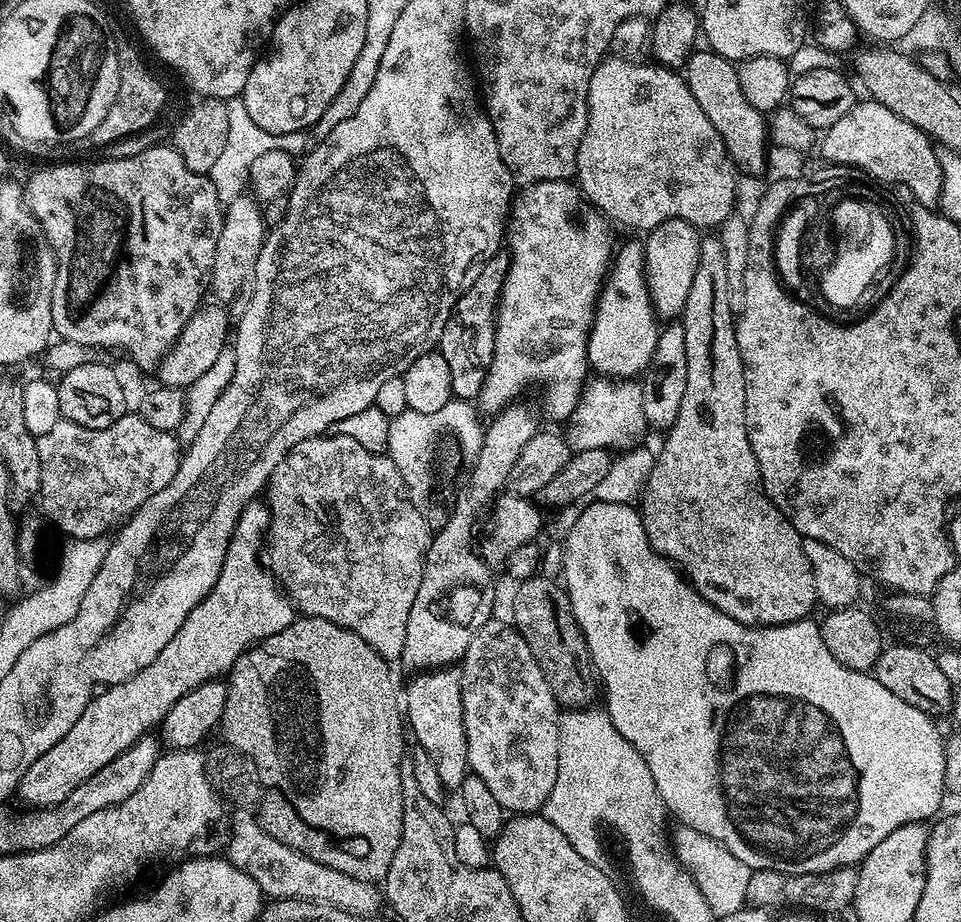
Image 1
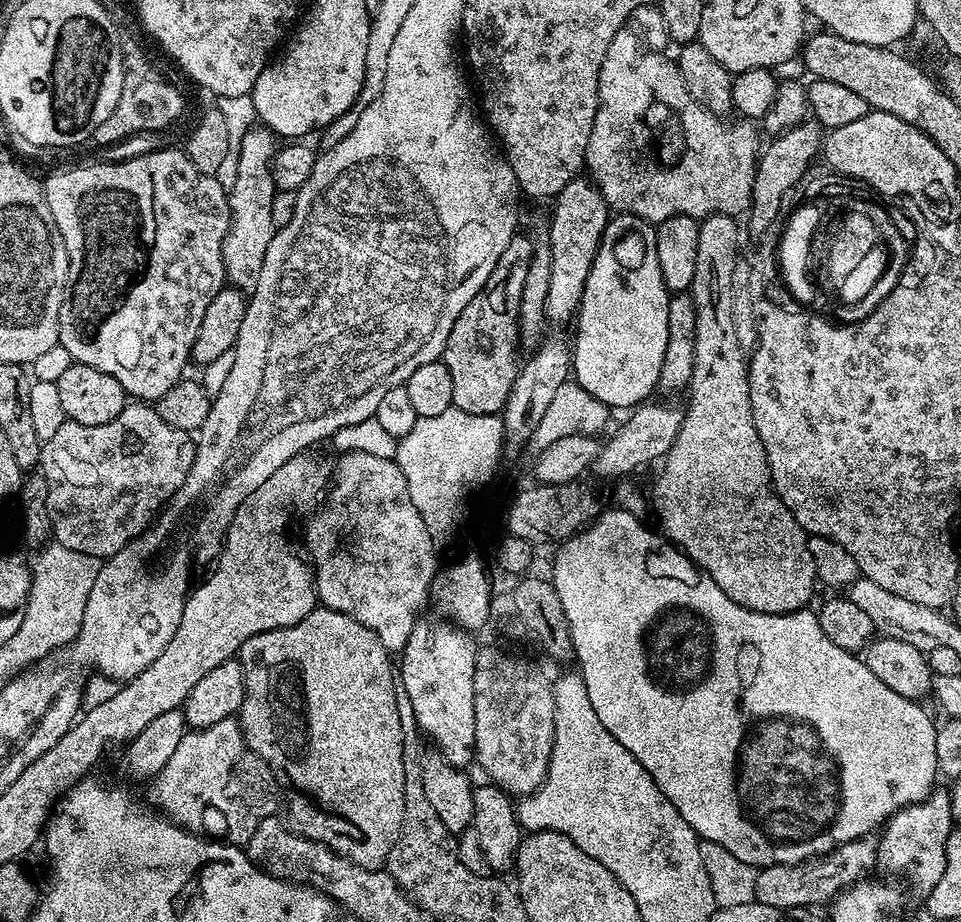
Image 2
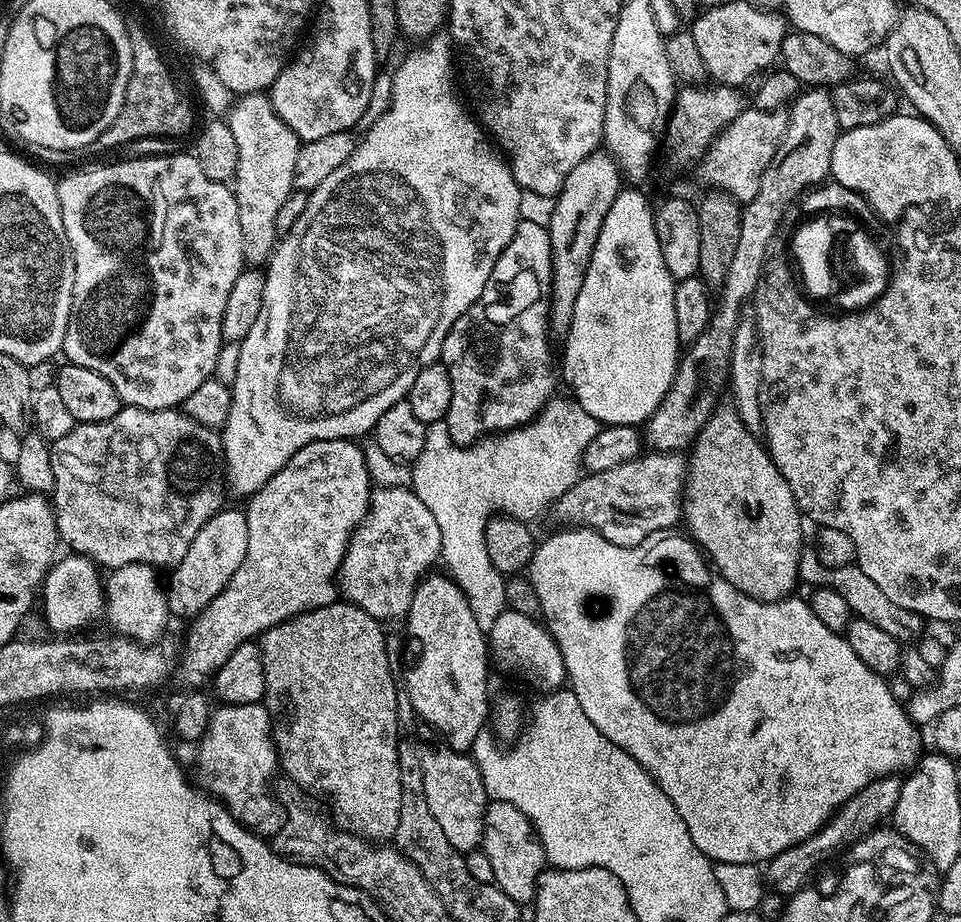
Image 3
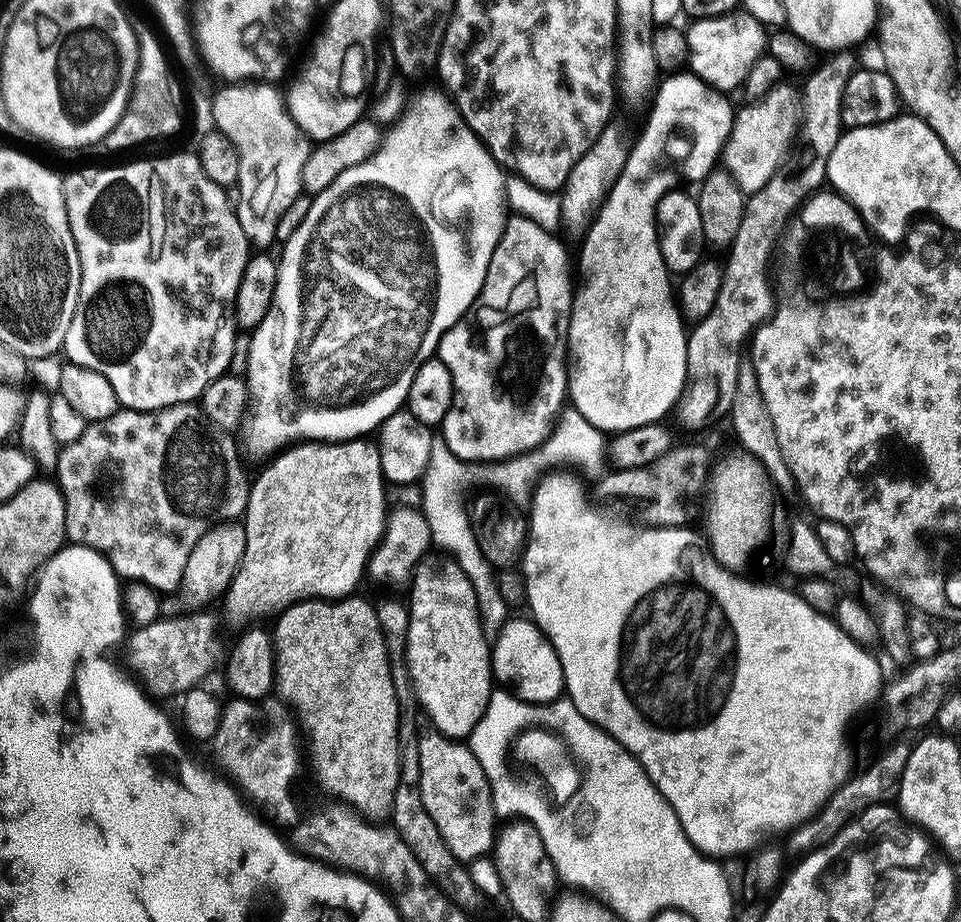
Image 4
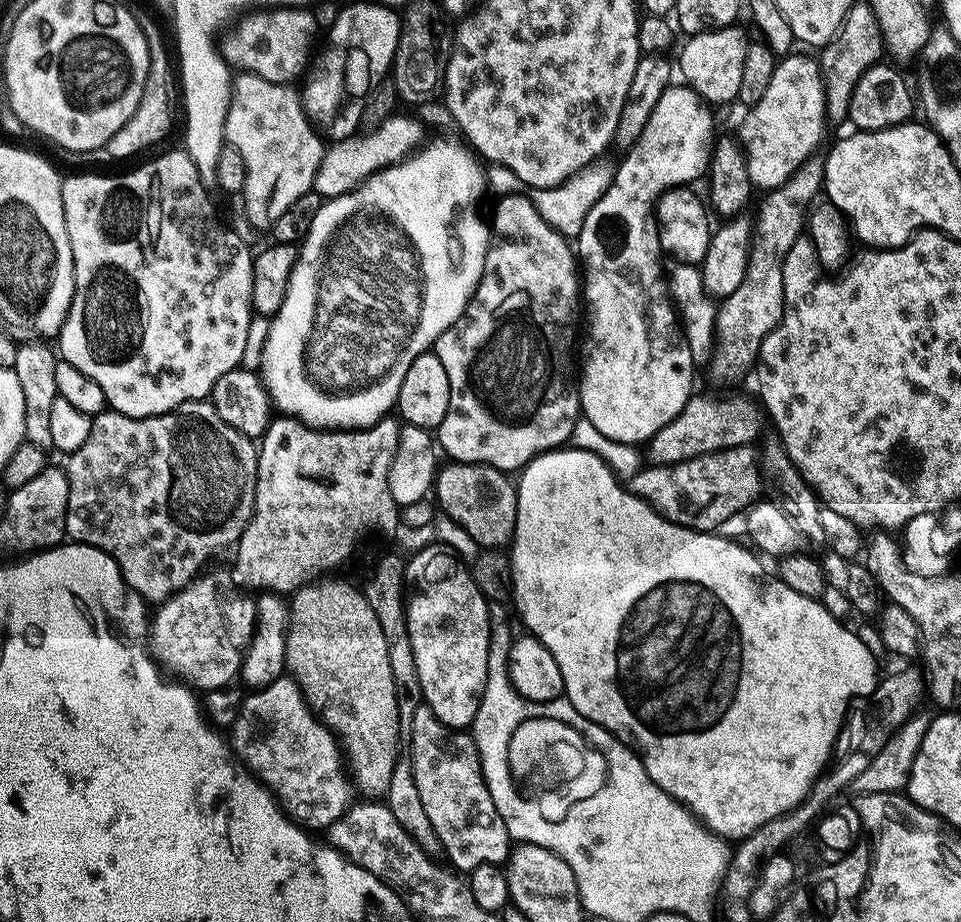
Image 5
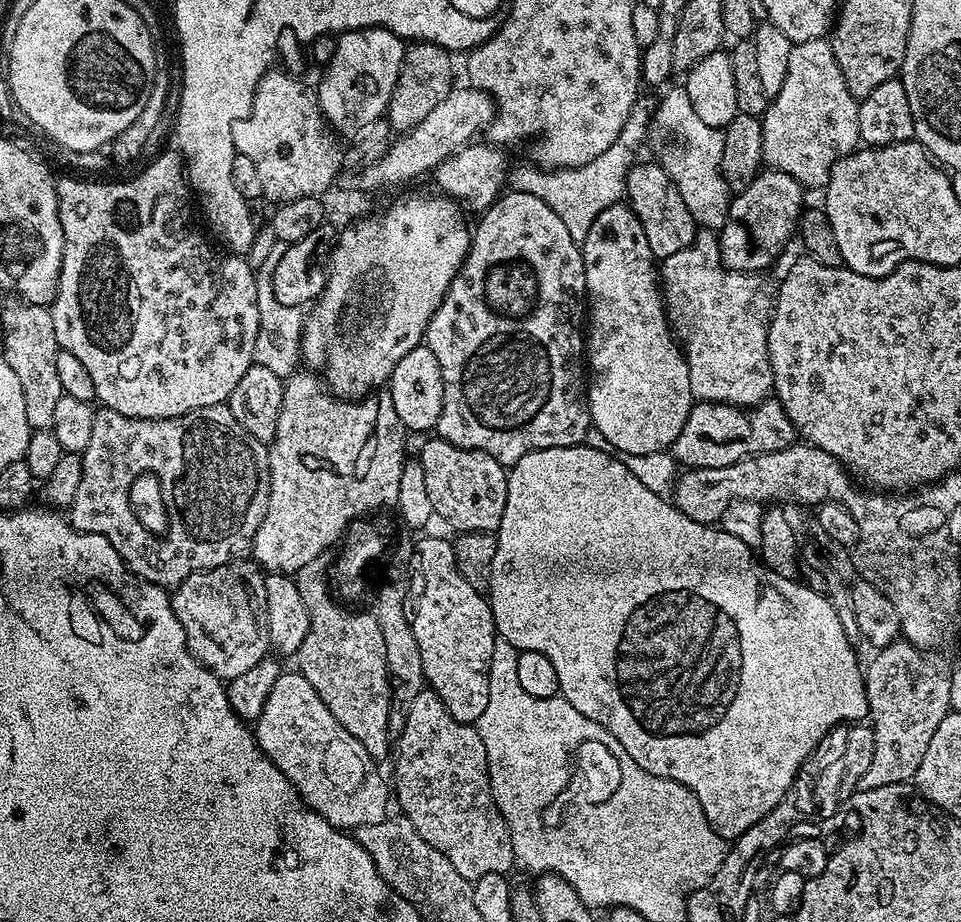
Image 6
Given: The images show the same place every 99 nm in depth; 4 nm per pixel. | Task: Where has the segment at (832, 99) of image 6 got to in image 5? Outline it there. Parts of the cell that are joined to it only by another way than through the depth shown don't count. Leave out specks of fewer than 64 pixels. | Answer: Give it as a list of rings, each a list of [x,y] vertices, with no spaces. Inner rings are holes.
[[[789,54],[779,61],[770,78],[770,87],[756,104],[747,109],[740,124],[738,139],[748,156],[748,169],[757,189],[771,190],[782,187],[791,176],[813,155],[824,136],[826,111],[824,106],[824,76],[820,72],[819,59]]]

